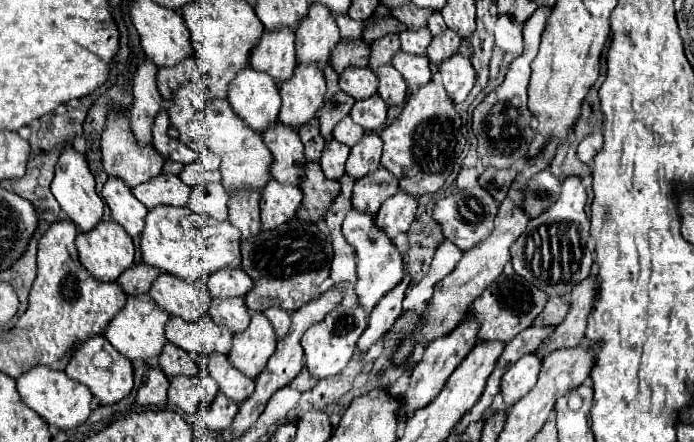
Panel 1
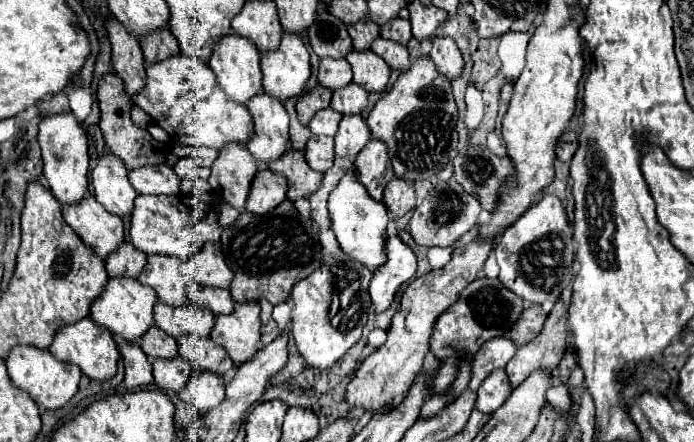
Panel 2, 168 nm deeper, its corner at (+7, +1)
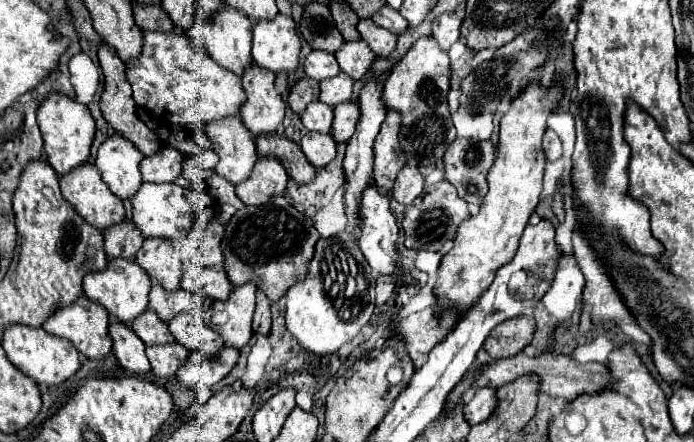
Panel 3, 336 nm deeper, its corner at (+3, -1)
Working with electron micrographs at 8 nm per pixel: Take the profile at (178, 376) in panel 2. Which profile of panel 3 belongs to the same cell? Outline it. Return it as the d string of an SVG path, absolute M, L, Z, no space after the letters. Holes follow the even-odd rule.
M167 343L167 345L147 345L145 349L147 359L151 363L151 371L157 377L173 377L177 367L185 363L187 349L179 343Z

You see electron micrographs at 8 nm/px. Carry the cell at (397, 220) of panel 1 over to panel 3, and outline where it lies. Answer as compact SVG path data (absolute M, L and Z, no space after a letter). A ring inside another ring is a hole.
M403 167L395 179L393 185L393 197L395 201L399 201L401 205L409 207L419 195L423 195L423 187L425 187L425 179L419 173L419 169L415 167Z

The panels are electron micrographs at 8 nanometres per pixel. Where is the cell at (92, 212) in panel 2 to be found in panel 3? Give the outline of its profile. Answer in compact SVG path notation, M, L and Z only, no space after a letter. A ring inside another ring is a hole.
M83 163L79 169L61 175L59 185L63 197L75 207L75 211L99 231L123 221L123 201L119 201L119 197L109 191L107 183L103 183L95 163Z

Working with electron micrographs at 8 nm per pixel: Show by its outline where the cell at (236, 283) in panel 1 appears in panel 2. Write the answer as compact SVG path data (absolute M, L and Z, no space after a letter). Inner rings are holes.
M203 245L189 261L183 261L183 275L189 281L199 281L203 285L229 287L233 281L233 271L225 265L223 253L215 245Z

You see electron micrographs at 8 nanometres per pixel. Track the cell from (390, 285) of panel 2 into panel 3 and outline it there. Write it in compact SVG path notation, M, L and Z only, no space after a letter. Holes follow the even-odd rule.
M375 183L365 187L363 195L359 199L359 229L361 229L361 237L357 243L359 243L367 263L371 265L371 269L375 269L381 275L395 275L395 269L397 269L395 267L395 263L397 263L395 241L399 235L399 227L395 223L391 207L389 207L389 195L379 191L379 187Z

